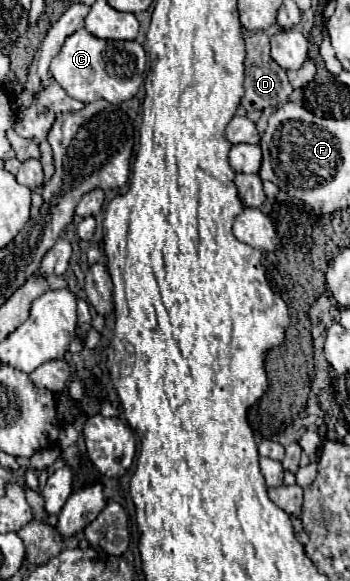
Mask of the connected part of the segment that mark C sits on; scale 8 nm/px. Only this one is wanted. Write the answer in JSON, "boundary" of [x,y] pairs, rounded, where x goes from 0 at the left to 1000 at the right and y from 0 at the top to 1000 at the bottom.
{"boundary":[[[243,48],[203,59],[186,76],[174,79],[169,93],[146,103],[146,131],[157,141],[214,172],[231,172],[237,179],[271,176],[283,169],[346,179],[369,169],[380,169],[397,158],[397,148],[409,145],[409,124],[420,114],[414,86],[386,69],[346,72],[346,69],[289,69],[260,62]]]}

